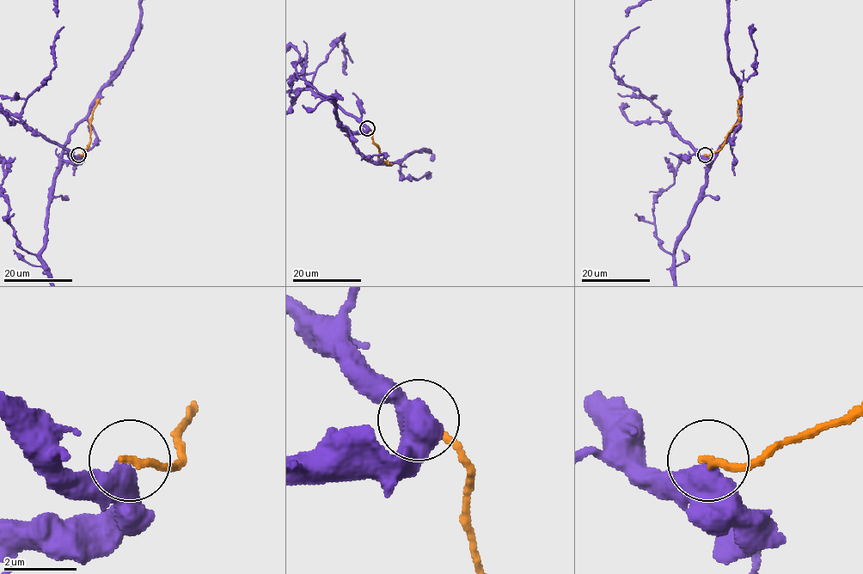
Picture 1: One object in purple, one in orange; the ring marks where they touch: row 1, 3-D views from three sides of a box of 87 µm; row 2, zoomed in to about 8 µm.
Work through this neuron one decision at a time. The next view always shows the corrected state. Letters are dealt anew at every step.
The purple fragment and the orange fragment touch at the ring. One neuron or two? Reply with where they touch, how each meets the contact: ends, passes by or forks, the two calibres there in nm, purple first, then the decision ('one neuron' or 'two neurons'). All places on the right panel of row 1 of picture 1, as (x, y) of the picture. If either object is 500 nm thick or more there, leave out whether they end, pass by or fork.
at (705, 155); 650 nm thick on the purple side, 240 nm on the other; two neurons

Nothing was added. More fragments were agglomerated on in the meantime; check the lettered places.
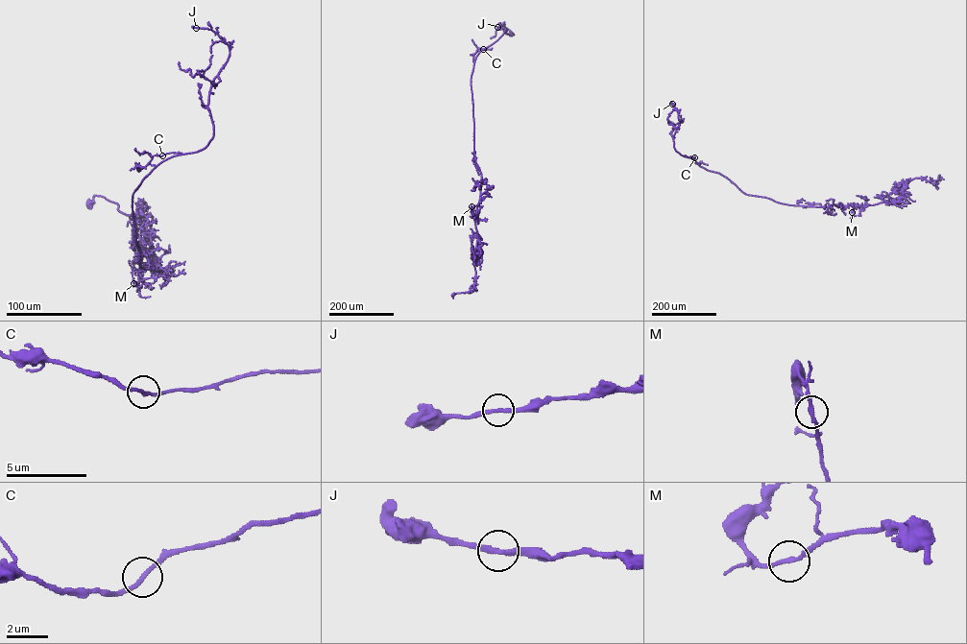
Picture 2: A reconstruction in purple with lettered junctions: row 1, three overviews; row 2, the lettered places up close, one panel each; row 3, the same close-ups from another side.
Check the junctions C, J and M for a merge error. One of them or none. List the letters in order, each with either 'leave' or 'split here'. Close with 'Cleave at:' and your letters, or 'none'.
C: leave
J: leave
M: leave
Cleave at: none

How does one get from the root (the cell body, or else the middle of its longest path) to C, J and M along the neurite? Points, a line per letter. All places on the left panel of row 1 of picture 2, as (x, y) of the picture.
C: (88, 203), (102, 196), (136, 220), (144, 202), (141, 267), (157, 271), (139, 266), (132, 196), (162, 155)
J: (88, 203), (144, 202), (157, 270), (132, 195), (207, 145), (229, 54), (196, 28)
M: (88, 203), (102, 196), (136, 220), (144, 202), (140, 248), (148, 262), (132, 271), (133, 283)

